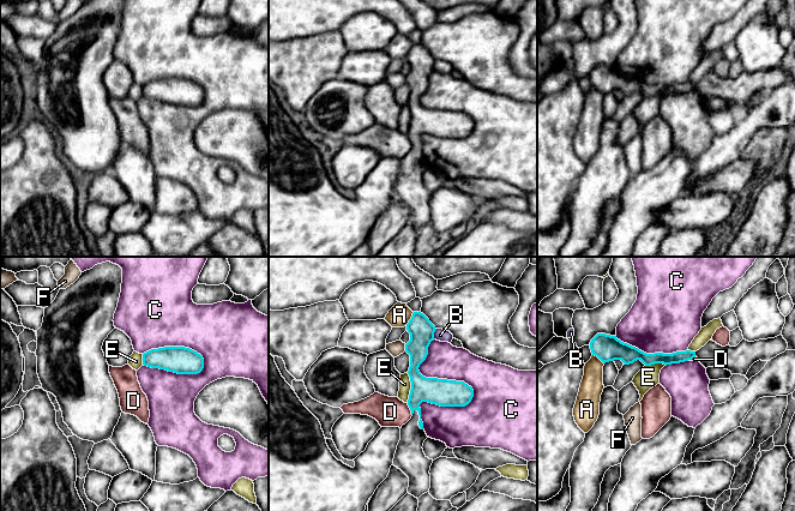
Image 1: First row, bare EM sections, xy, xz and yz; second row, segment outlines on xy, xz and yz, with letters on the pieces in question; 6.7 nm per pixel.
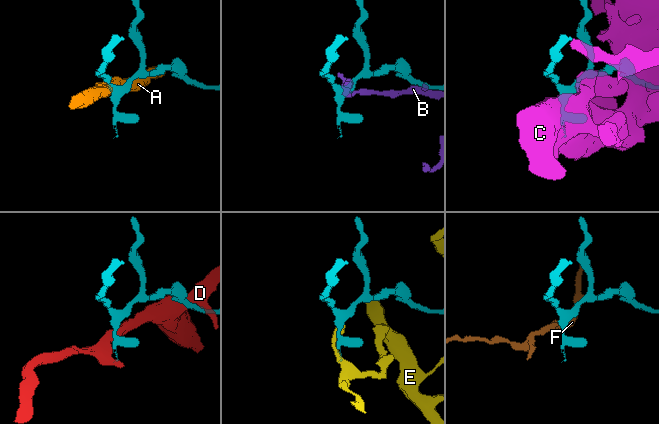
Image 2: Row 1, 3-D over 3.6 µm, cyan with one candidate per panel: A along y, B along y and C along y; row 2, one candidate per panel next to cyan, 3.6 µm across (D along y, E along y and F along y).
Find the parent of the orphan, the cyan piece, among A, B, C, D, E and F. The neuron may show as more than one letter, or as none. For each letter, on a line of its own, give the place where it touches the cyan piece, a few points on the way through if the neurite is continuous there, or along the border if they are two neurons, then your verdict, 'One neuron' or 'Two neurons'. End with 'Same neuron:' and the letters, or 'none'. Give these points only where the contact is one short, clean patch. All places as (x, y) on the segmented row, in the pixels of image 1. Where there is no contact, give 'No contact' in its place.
A: Touches cyan at xz (410, 319). Two neurons
B: Touches cyan at xz (433, 334). Two neurons
C: Touches cyan at xz (473, 390). Two neurons
D: Touches cyan at xz (410, 409). Two neurons
E: Touches cyan at xz (411, 388). Two neurons
F: Touches cyan at xz (405, 348). Boundary: xz (404, 344), (405, 350). Two neurons
Same neuron: none

